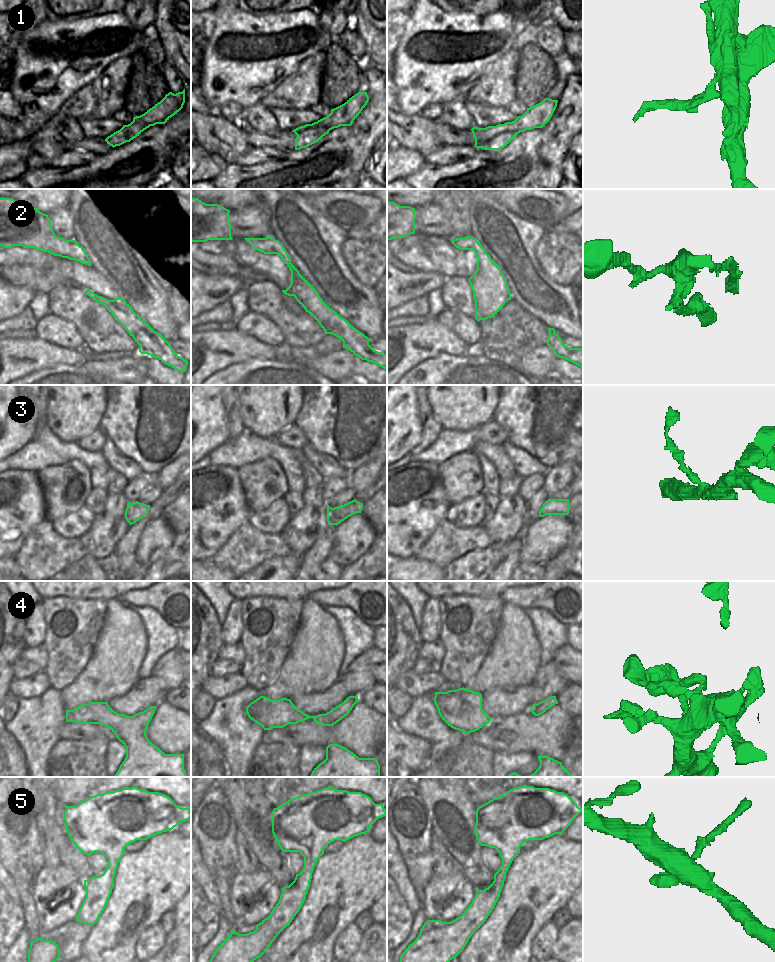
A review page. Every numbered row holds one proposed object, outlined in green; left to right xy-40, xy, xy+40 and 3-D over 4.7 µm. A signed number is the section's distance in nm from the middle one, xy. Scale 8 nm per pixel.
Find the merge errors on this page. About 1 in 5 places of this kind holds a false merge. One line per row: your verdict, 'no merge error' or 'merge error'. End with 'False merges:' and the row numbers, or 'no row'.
1: no merge error
2: merge error
3: no merge error
4: no merge error
5: no merge error
False merges: 2

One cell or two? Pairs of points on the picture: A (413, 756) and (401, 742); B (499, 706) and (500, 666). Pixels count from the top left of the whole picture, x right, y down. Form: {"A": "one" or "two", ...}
{"A": "one", "B": "two"}

